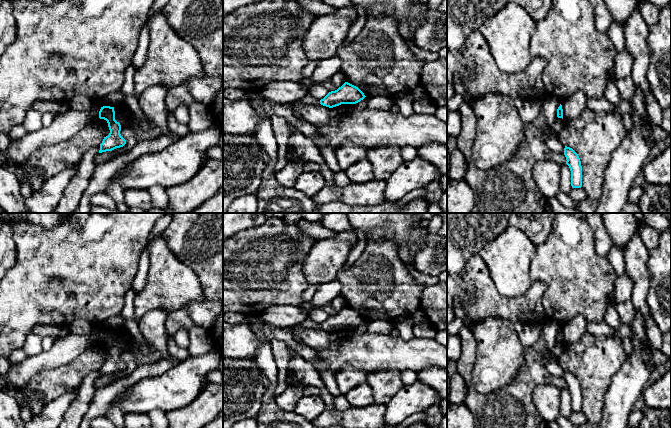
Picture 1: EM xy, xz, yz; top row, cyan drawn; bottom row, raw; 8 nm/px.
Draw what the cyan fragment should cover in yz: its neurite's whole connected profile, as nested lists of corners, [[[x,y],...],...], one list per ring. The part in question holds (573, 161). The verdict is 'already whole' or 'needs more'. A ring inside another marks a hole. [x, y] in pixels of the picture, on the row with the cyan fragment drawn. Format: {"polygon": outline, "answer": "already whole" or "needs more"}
{"polygon": [[[565,146],[564,155],[566,157],[566,164],[571,171],[571,186],[572,188],[582,187],[582,166],[578,154],[570,147]]], "answer": "already whole"}

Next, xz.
{"polygon": [[[345,82],[337,90],[329,92],[323,99],[321,99],[320,104],[333,108],[341,104],[356,104],[365,97],[364,93],[358,87]]], "answer": "already whole"}

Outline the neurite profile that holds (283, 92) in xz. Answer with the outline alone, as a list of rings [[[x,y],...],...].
[[[275,81],[261,90],[262,96],[279,104],[292,104],[309,94],[309,86],[293,81]]]

